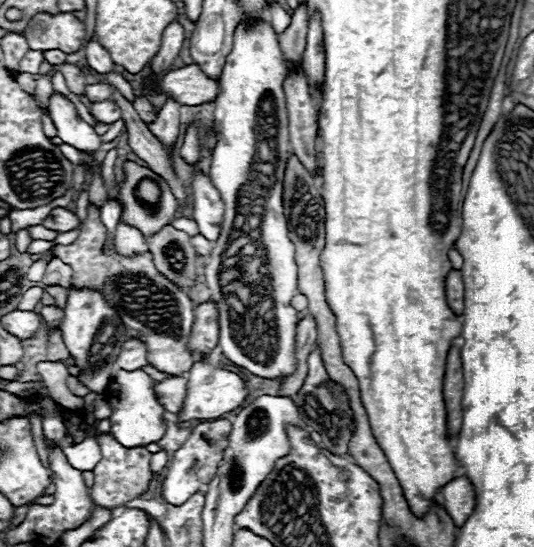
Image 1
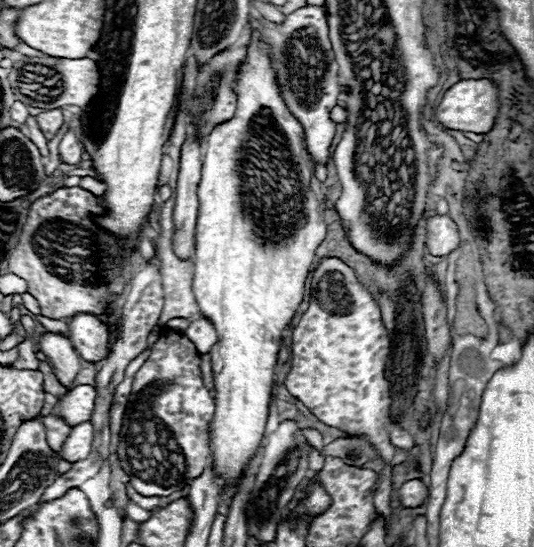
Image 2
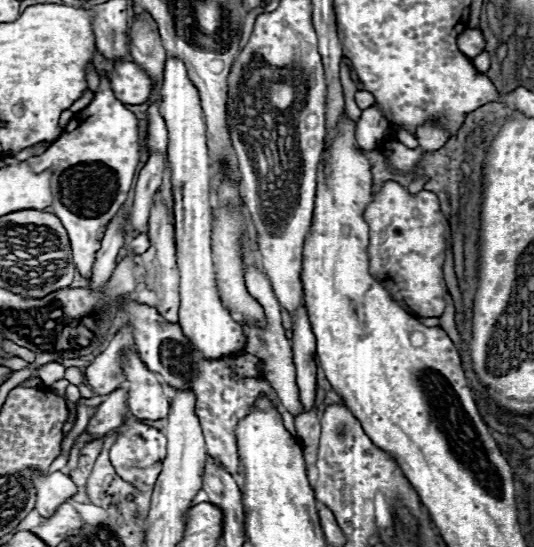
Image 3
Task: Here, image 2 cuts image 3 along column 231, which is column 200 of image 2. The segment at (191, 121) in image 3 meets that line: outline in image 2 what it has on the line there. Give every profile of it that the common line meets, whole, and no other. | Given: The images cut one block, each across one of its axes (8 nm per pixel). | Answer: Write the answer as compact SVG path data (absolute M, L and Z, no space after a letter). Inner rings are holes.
M198 318L194 320L186 330L184 330L184 336L196 346L196 350L200 354L208 354L212 350L212 346L216 344L216 330L212 326L210 320L206 318Z

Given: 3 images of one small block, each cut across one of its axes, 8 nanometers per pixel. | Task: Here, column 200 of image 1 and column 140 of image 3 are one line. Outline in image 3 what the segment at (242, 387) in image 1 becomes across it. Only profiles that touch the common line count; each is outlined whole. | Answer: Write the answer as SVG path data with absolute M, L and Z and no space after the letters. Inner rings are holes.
M134 350L124 352L122 370L128 388L128 410L140 420L160 420L168 414L168 398L156 374L150 372Z

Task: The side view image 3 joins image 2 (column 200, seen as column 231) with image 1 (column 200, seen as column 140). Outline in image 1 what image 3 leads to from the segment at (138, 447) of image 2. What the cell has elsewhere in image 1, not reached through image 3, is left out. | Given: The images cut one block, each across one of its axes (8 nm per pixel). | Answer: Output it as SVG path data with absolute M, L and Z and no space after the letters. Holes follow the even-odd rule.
M204 302L194 308L194 324L188 336L188 350L204 358L218 344L218 310L214 302Z

